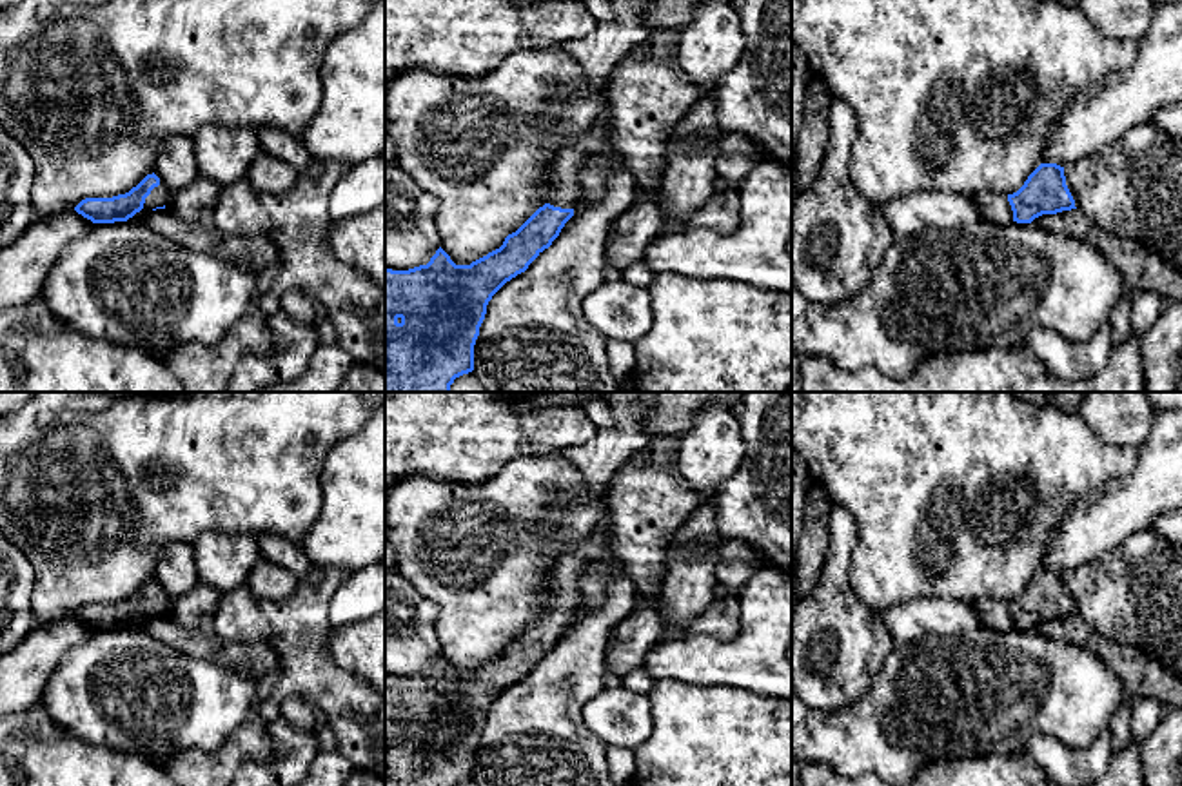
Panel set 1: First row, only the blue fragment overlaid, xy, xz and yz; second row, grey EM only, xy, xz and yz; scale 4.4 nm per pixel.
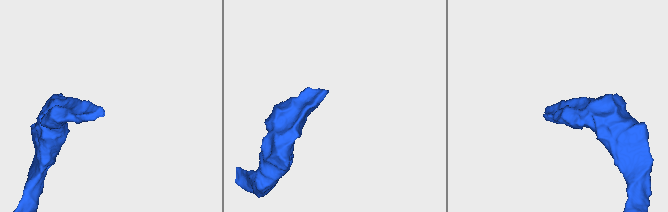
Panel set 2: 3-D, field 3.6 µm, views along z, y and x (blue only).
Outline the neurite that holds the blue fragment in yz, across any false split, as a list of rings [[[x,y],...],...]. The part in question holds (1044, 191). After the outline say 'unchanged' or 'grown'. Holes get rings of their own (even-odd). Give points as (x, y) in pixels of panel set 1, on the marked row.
[[[1040,163],[1013,194],[980,192],[971,200],[980,218],[995,225],[1031,223],[1042,214],[1077,209],[1057,163]]]; grown

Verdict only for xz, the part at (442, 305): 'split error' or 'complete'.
split error

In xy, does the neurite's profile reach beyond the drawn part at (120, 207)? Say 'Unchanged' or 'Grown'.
Grown

